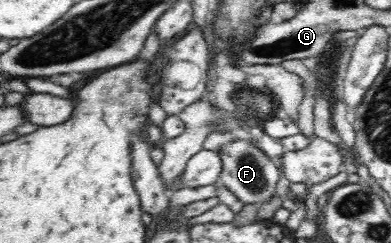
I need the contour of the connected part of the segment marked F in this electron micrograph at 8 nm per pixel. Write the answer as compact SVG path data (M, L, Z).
M237 140L224 145L219 151L224 162L224 170L219 177L219 183L227 187L244 205L249 203L261 205L272 199L274 195L281 194L276 188L280 177L279 167L274 165L272 159L264 155L251 142Z

